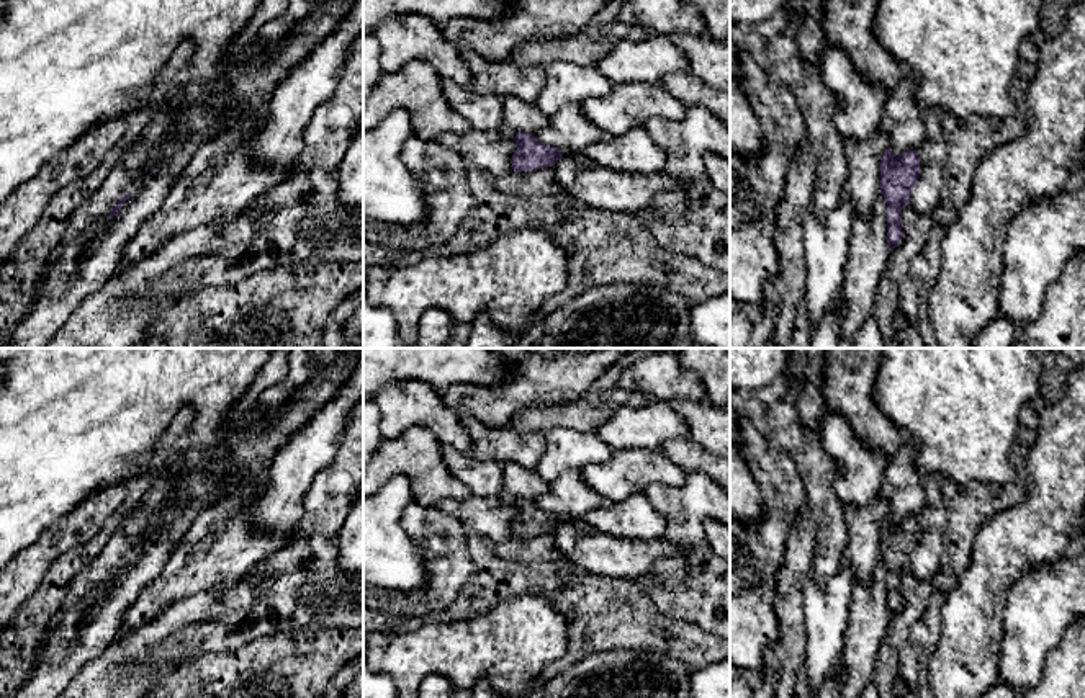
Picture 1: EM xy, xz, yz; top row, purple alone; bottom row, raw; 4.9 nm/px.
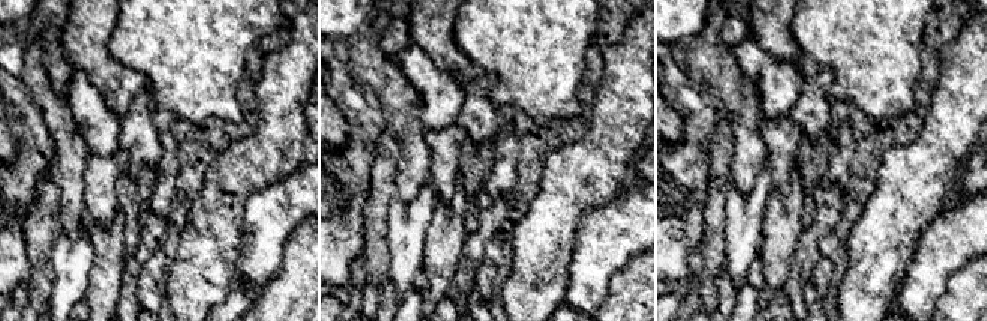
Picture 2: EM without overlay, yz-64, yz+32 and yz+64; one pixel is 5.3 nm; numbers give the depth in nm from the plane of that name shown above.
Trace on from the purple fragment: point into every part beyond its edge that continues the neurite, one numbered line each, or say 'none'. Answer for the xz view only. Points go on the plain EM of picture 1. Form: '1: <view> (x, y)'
1: xz (578, 523)

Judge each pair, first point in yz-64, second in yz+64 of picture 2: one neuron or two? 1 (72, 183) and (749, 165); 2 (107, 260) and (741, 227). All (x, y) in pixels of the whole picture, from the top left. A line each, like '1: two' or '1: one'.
1: one
2: two

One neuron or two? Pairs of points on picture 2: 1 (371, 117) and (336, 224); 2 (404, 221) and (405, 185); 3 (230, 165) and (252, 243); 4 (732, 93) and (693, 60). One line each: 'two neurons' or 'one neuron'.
1: one neuron
2: two neurons
3: two neurons
4: one neuron

